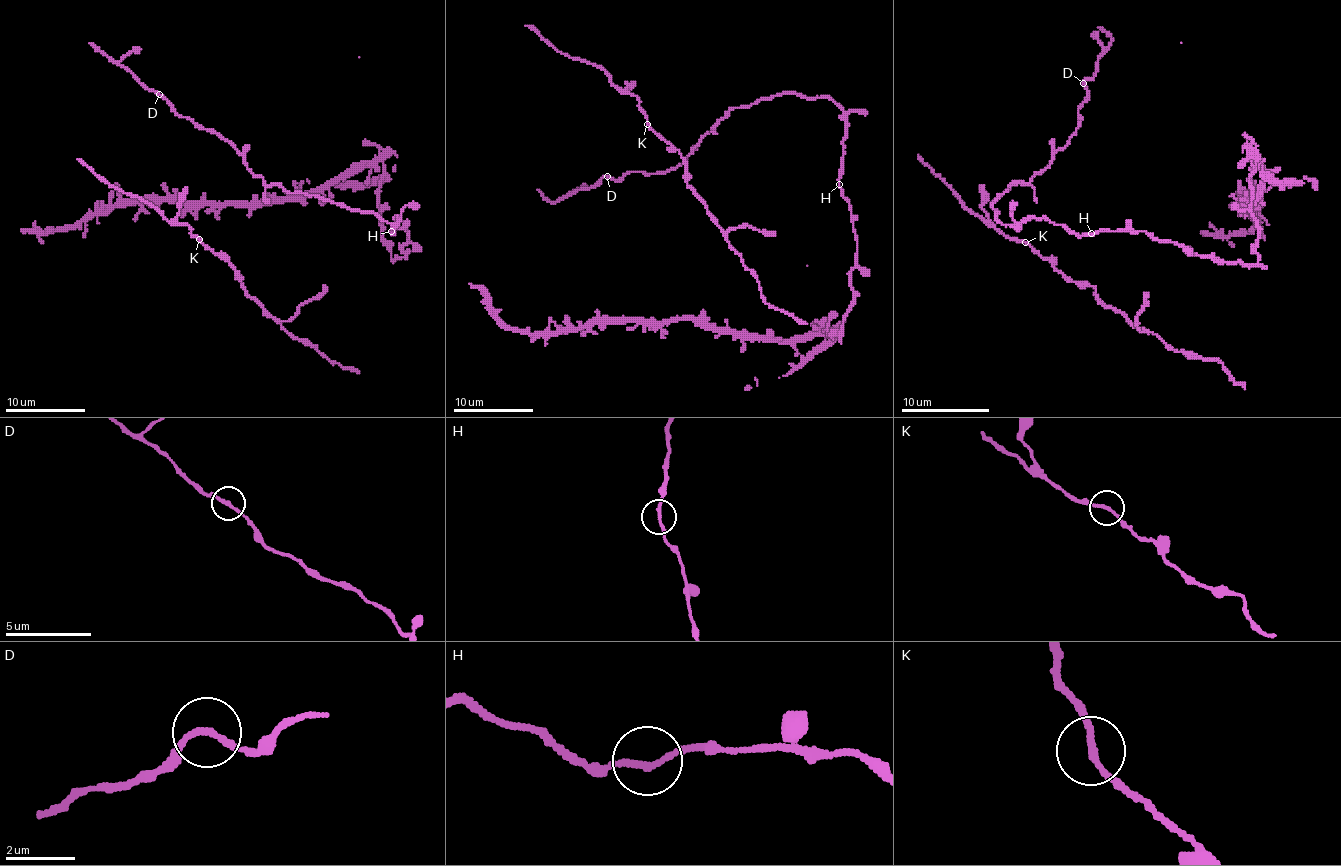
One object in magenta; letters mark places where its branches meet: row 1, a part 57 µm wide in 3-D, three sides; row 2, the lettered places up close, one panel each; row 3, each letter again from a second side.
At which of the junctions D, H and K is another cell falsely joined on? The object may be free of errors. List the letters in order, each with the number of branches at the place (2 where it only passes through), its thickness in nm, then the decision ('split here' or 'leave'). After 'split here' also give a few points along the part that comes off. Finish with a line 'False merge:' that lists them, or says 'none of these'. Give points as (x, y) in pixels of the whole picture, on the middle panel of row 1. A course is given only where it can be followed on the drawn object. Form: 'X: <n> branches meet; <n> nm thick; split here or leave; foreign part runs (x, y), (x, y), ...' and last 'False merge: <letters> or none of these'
D: 2 branches meet; 180 nm thick; leave
H: 2 branches meet; 170 nm thick; leave
K: 2 branches meet; 180 nm thick; leave
False merge: none of these

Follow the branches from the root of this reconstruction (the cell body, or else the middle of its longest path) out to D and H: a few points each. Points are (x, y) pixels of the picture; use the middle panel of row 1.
D: (853, 230), (839, 186), (845, 114), (827, 98), (779, 94), (733, 108), (675, 168), (607, 176)
H: (853, 230), (851, 206), (839, 184)

